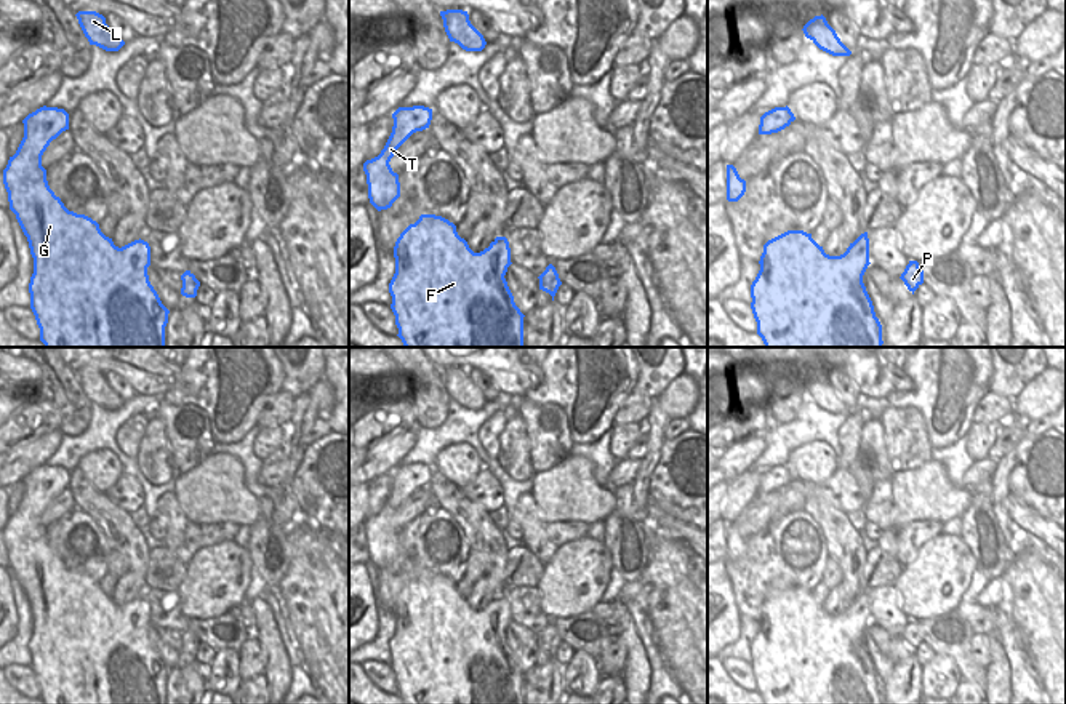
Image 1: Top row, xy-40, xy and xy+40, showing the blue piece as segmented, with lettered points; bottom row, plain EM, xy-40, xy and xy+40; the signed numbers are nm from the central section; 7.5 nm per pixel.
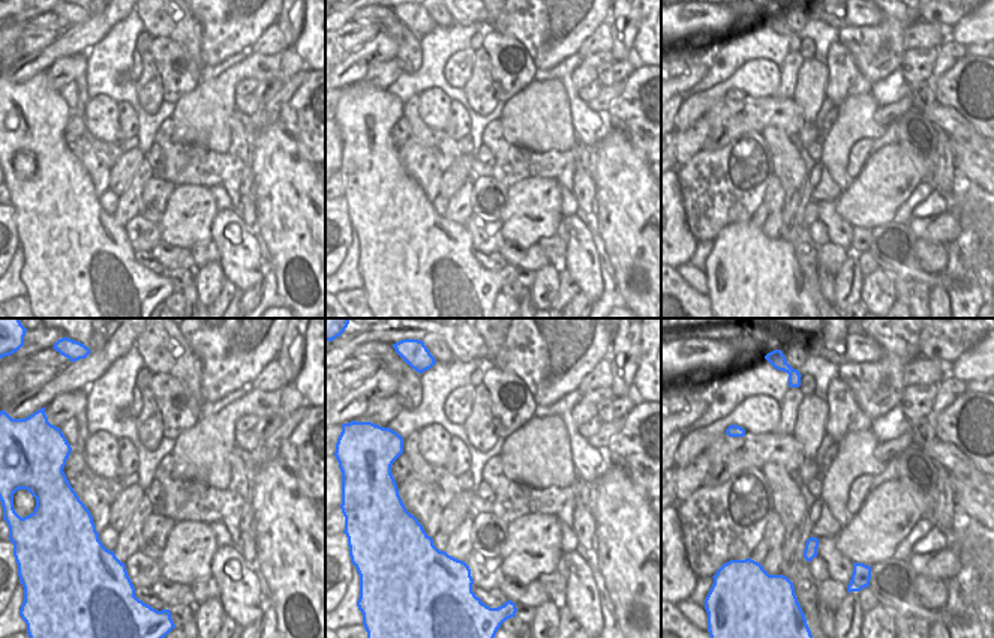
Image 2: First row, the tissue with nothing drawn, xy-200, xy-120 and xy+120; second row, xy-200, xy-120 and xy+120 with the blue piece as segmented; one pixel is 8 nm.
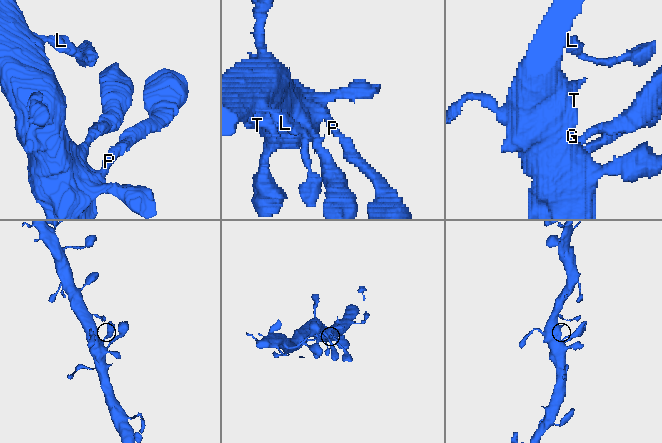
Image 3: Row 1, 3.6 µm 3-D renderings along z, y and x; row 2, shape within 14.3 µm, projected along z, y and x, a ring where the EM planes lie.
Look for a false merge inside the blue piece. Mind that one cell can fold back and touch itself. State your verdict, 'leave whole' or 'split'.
leave whole

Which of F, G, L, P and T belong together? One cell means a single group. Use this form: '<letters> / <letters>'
F G L P T

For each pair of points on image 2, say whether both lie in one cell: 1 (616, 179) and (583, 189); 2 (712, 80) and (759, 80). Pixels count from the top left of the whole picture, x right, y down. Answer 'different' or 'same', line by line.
1: different
2: different

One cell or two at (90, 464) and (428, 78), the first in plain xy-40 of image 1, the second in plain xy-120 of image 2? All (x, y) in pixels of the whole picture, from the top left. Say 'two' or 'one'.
two

